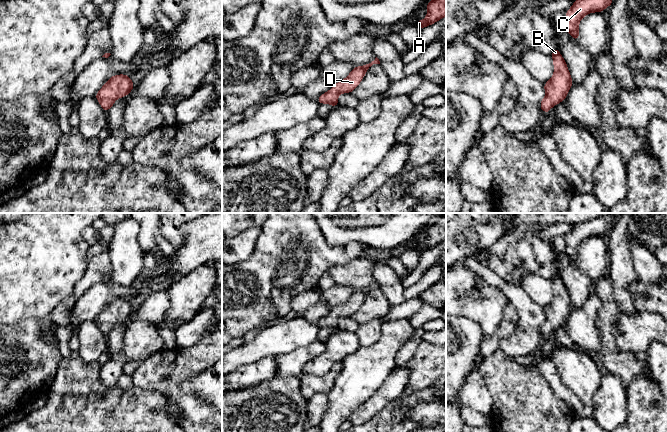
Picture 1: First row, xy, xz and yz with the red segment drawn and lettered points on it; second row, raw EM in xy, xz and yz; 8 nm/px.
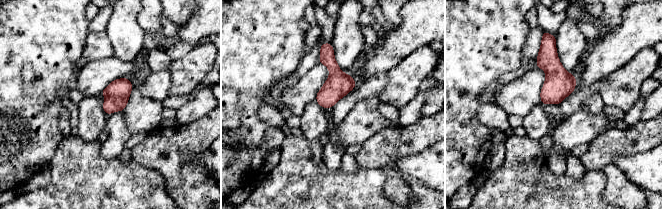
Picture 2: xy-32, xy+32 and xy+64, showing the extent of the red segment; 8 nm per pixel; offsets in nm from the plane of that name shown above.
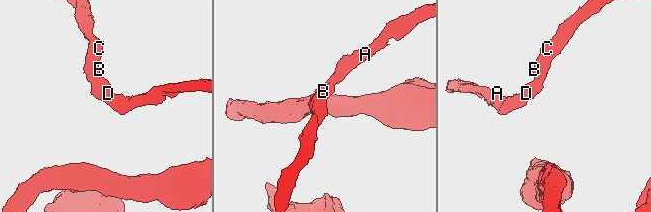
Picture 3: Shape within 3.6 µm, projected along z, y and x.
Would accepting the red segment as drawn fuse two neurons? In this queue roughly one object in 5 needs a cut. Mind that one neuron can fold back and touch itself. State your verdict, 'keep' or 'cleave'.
keep

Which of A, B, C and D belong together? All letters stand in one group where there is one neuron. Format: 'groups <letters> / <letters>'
groups A B C D

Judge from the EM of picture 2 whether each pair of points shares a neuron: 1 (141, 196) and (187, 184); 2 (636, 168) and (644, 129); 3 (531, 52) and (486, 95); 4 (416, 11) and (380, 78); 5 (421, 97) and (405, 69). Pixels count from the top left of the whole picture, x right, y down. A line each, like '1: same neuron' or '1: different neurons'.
1: different neurons
2: different neurons
3: same neuron
4: different neurons
5: different neurons

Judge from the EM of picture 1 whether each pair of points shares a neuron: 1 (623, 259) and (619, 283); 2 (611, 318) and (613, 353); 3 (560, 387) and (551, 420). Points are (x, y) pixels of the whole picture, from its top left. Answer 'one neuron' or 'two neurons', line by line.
1: one neuron
2: one neuron
3: two neurons

